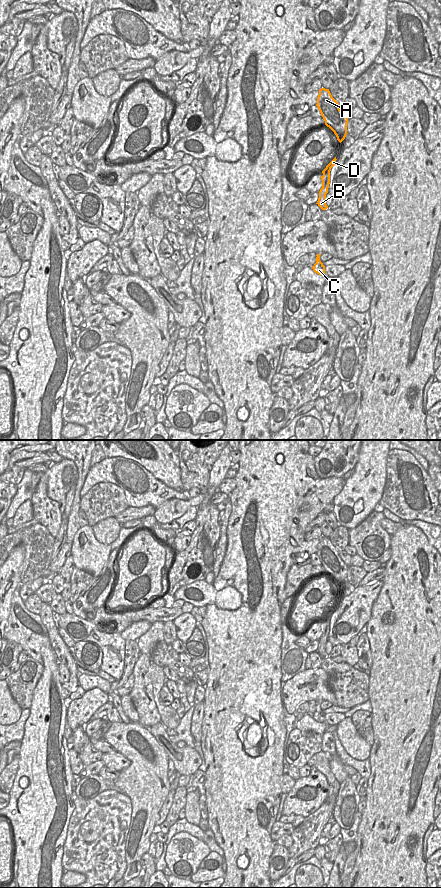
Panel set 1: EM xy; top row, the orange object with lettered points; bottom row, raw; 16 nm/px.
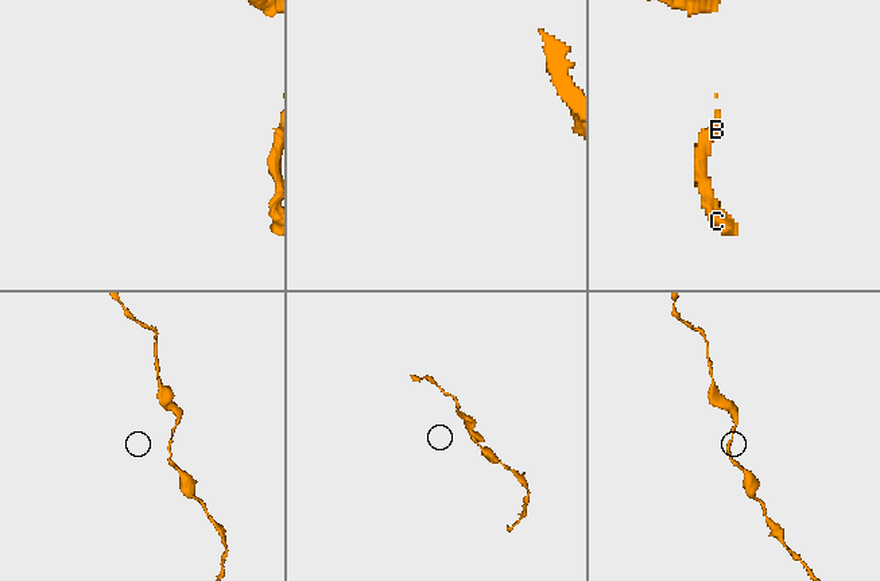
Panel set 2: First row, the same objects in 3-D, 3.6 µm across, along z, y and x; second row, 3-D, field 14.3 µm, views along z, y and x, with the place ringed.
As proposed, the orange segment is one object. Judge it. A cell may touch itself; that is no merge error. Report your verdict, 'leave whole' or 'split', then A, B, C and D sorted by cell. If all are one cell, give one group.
leave whole; groups A B C D

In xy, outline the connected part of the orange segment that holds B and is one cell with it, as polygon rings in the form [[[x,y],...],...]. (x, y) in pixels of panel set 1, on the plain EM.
[[[335,605],[322,619],[323,621],[323,623],[321,624],[322,636],[319,639],[319,646],[316,651],[322,658],[326,658],[328,656],[328,654],[326,653],[326,642],[328,641],[328,636],[330,632],[330,619],[331,616],[336,612],[336,608],[337,607]]]

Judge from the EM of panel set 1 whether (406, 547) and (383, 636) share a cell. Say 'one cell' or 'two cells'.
one cell

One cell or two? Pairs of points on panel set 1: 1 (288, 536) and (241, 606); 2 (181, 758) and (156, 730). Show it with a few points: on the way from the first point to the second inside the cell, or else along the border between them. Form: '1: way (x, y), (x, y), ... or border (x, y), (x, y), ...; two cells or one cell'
1: way (271, 553), (261, 563), (253, 589); one cell
2: way (173, 751), (171, 749), (171, 742), (164, 736); one cell

